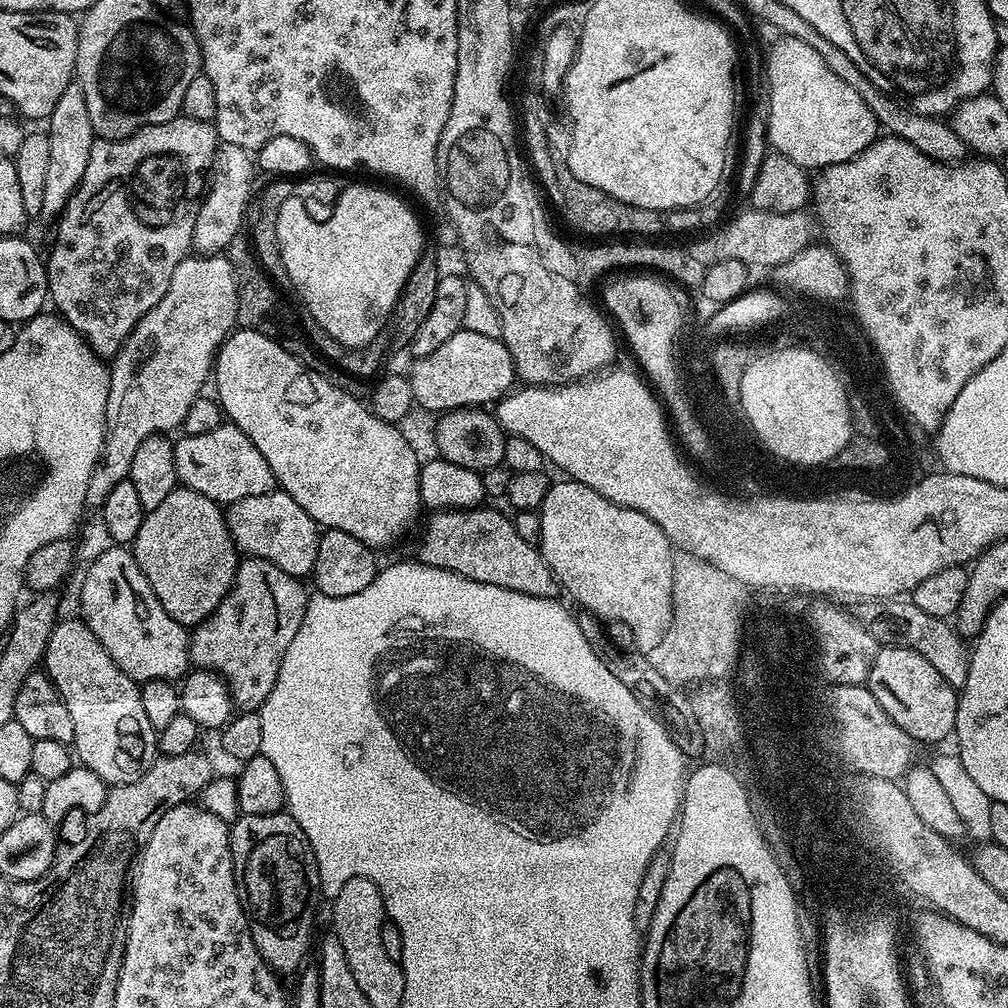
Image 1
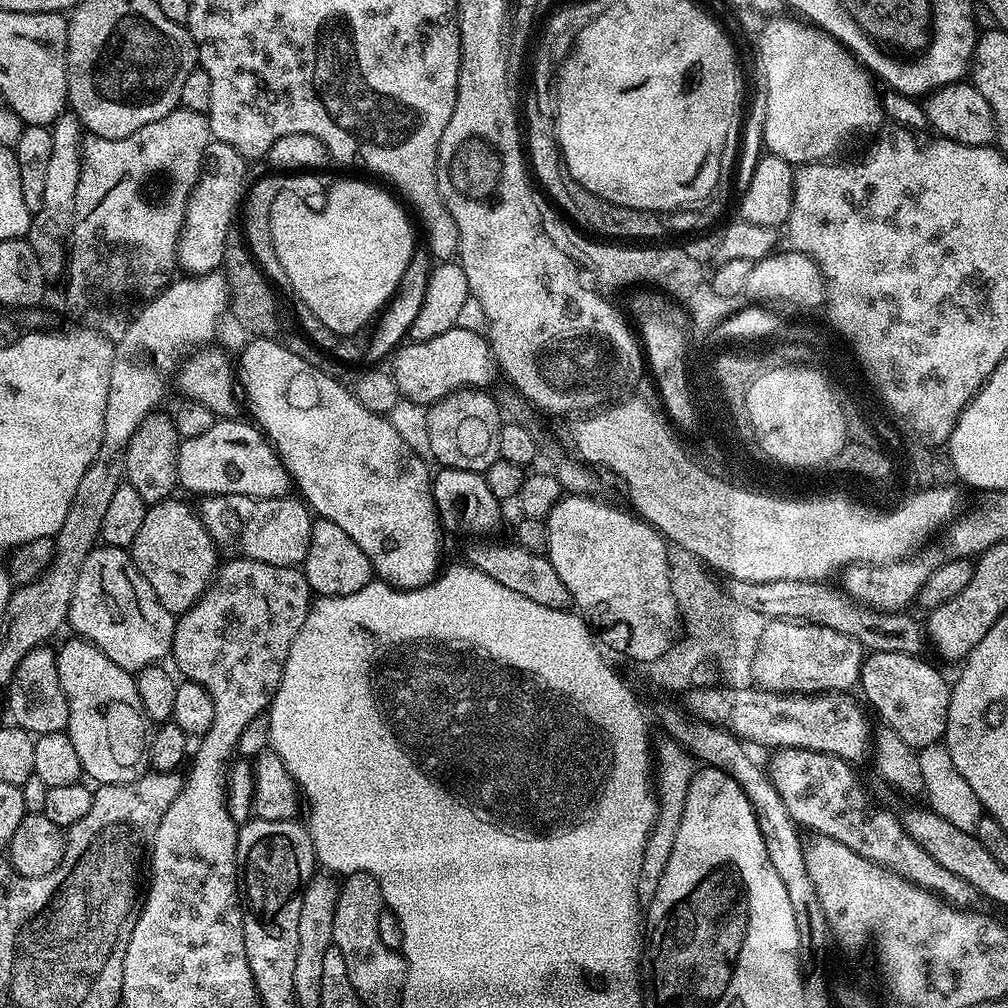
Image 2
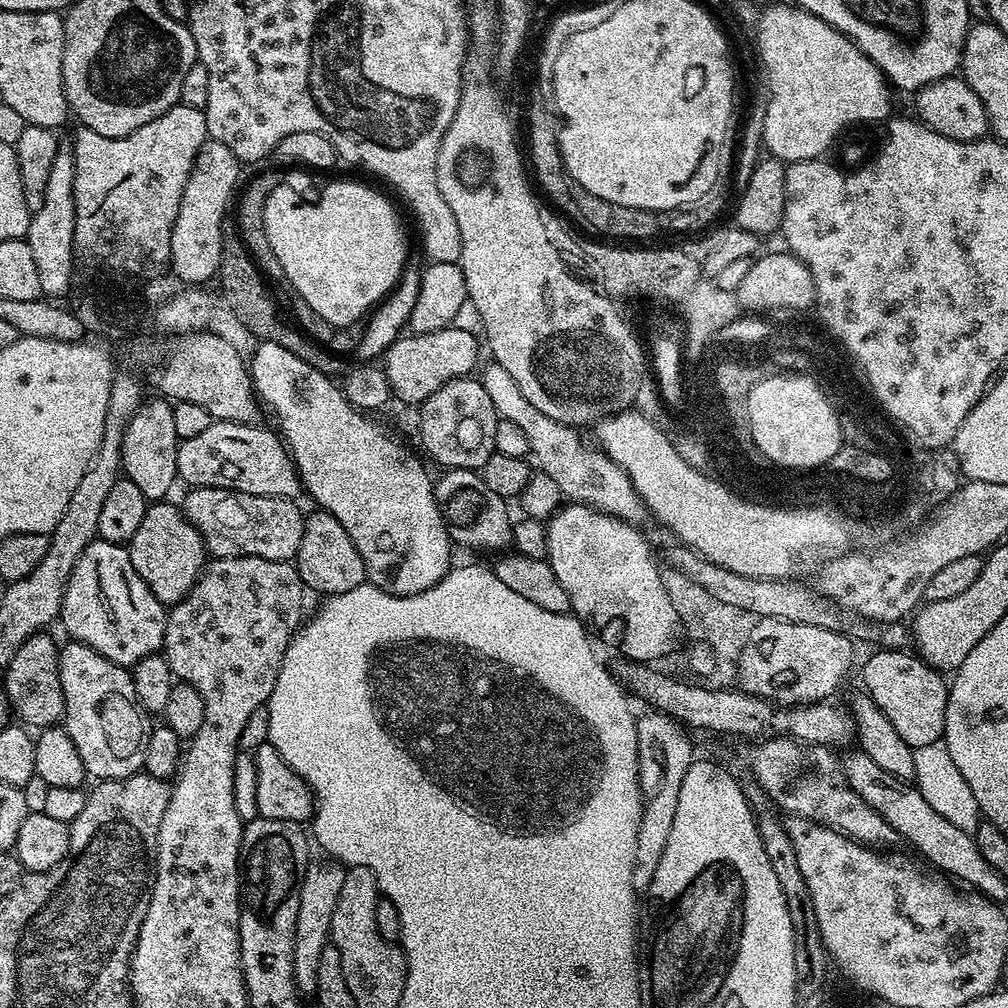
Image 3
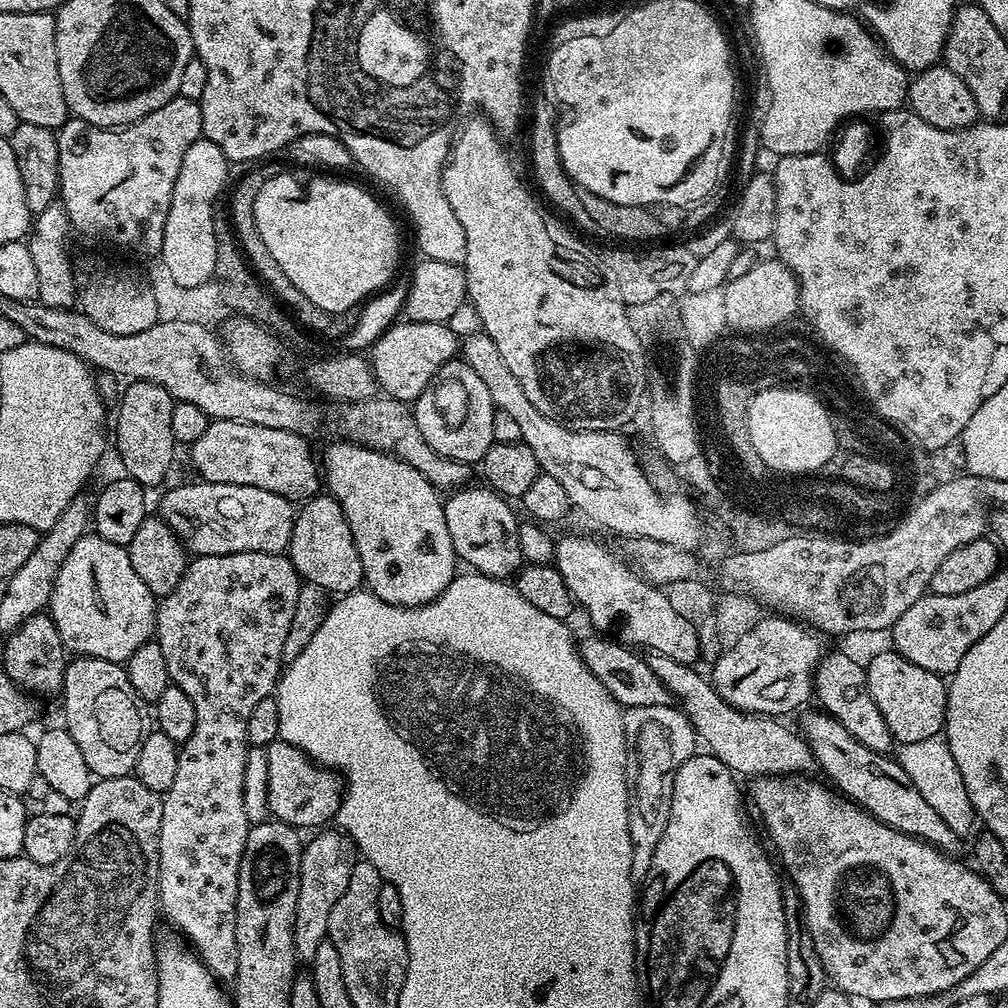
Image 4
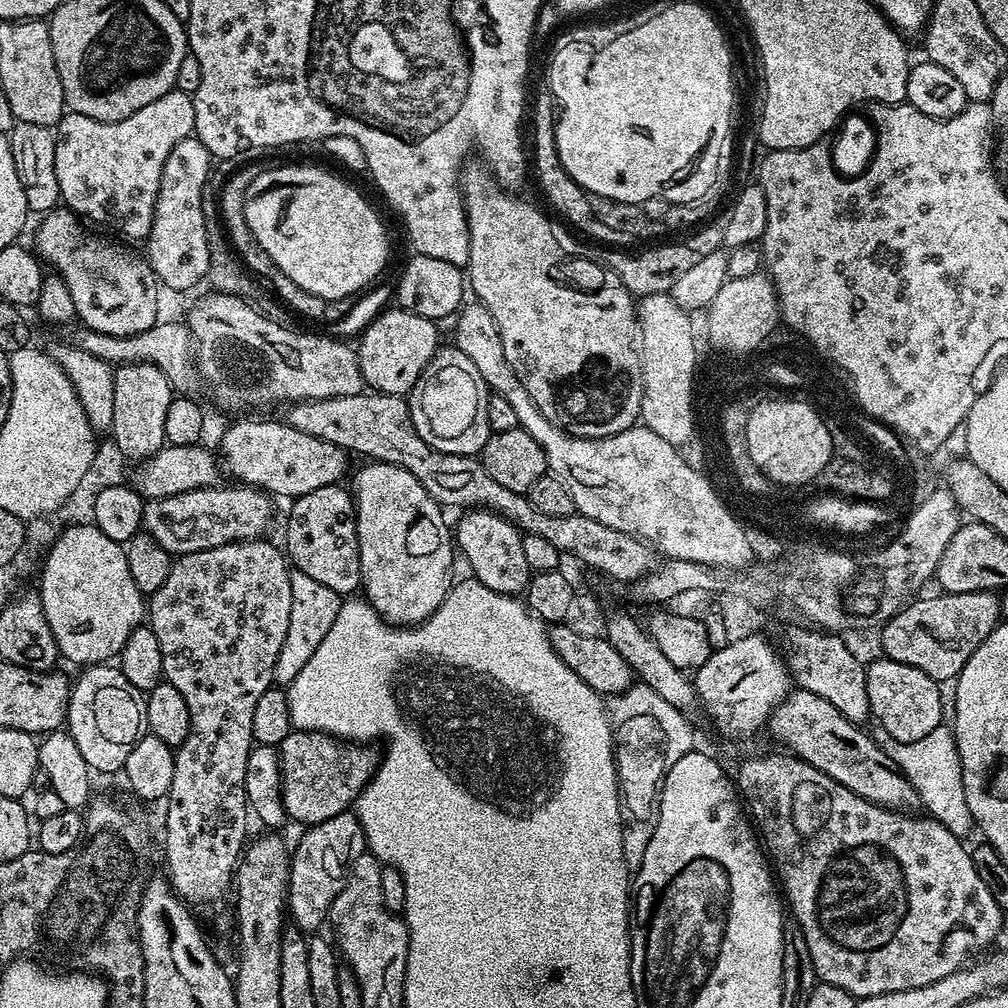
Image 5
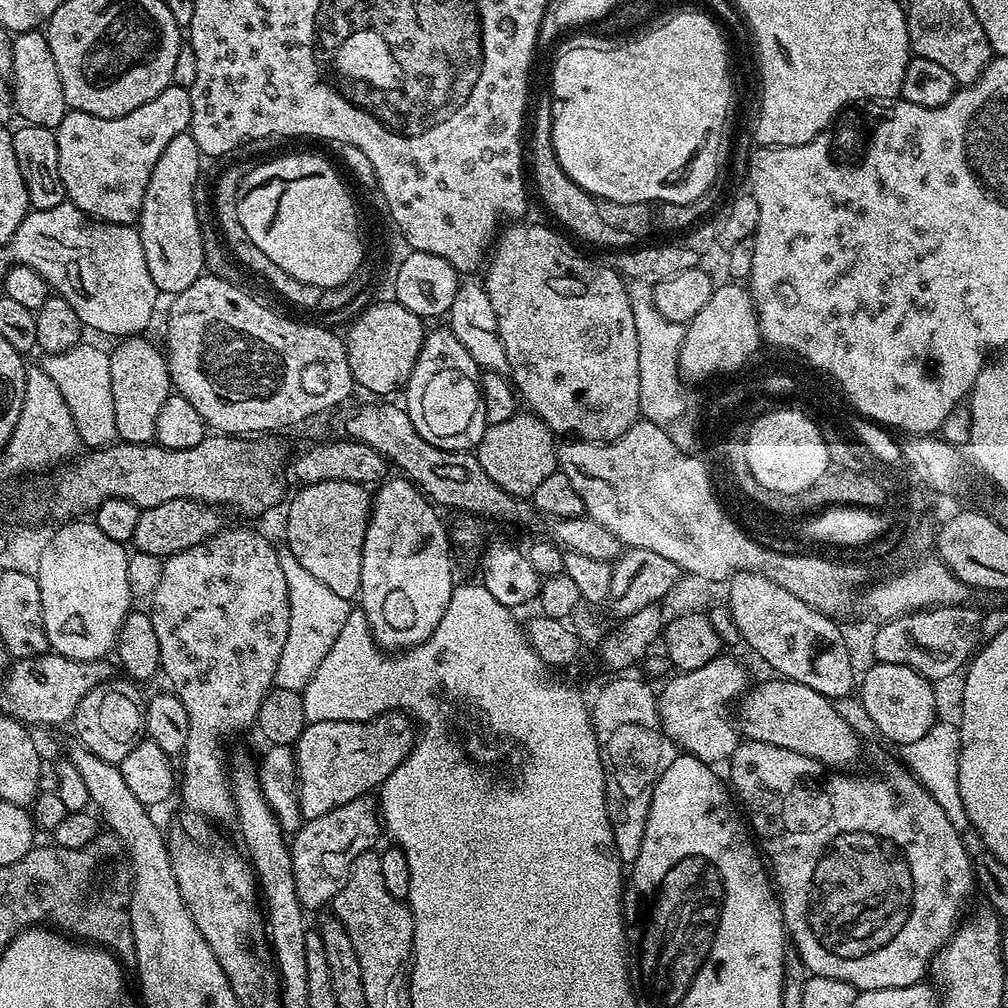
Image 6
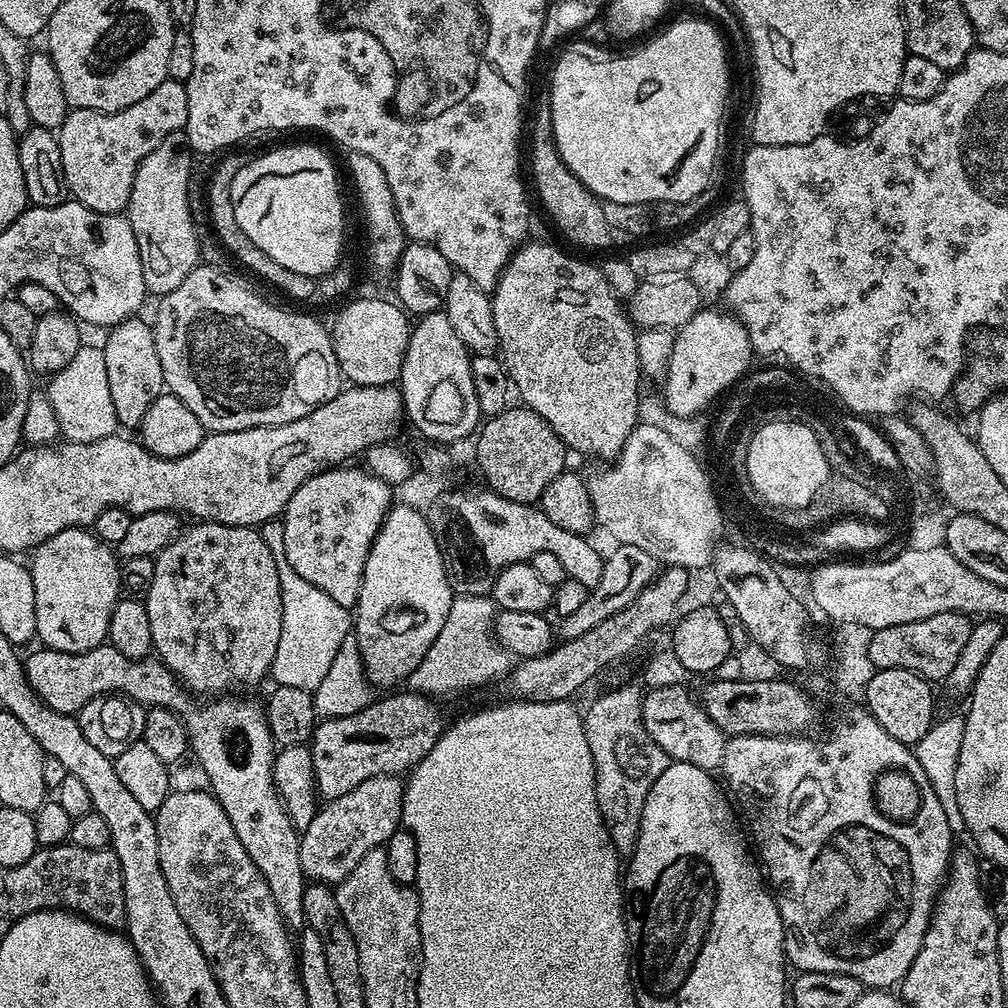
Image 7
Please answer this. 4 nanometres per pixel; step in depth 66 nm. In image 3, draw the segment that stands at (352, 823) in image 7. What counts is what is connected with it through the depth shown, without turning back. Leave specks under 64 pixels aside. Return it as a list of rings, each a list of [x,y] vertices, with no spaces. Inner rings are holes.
[[[309,863],[298,898],[298,922],[294,934],[294,978],[296,991],[300,994],[315,993],[318,986],[318,969],[322,963],[322,950],[326,950],[326,946],[331,941],[334,906],[338,906],[338,894],[342,894],[345,869],[339,863],[327,863]]]

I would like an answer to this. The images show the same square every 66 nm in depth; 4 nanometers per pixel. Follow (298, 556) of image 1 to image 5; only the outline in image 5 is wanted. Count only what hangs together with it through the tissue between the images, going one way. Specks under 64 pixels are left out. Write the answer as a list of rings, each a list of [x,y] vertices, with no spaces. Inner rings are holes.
[[[220,487],[199,488],[186,494],[148,500],[144,506],[143,531],[173,558],[194,554],[198,550],[214,550],[214,546],[226,546],[239,540],[261,539],[272,520],[273,501],[259,488]]]

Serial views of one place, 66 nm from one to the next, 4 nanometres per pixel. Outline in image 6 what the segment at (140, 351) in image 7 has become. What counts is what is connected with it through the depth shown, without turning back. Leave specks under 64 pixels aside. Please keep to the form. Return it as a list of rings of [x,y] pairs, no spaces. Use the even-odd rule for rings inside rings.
[[[147,335],[125,336],[116,349],[108,352],[110,387],[114,396],[116,435],[126,444],[150,444],[156,439],[158,410],[173,395],[165,353],[147,340]]]

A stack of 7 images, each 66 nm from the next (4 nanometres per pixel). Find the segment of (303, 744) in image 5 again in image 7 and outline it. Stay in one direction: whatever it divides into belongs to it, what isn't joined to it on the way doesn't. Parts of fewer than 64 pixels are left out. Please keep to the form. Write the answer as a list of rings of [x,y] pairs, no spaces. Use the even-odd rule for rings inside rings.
[[[393,691],[388,694],[393,696],[377,699],[349,716],[324,718],[317,723],[310,749],[316,790],[325,801],[342,798],[342,794],[366,782],[366,778],[407,773],[423,756],[430,754],[436,739],[444,732],[446,720],[440,717],[440,708],[431,695],[403,691]]]

